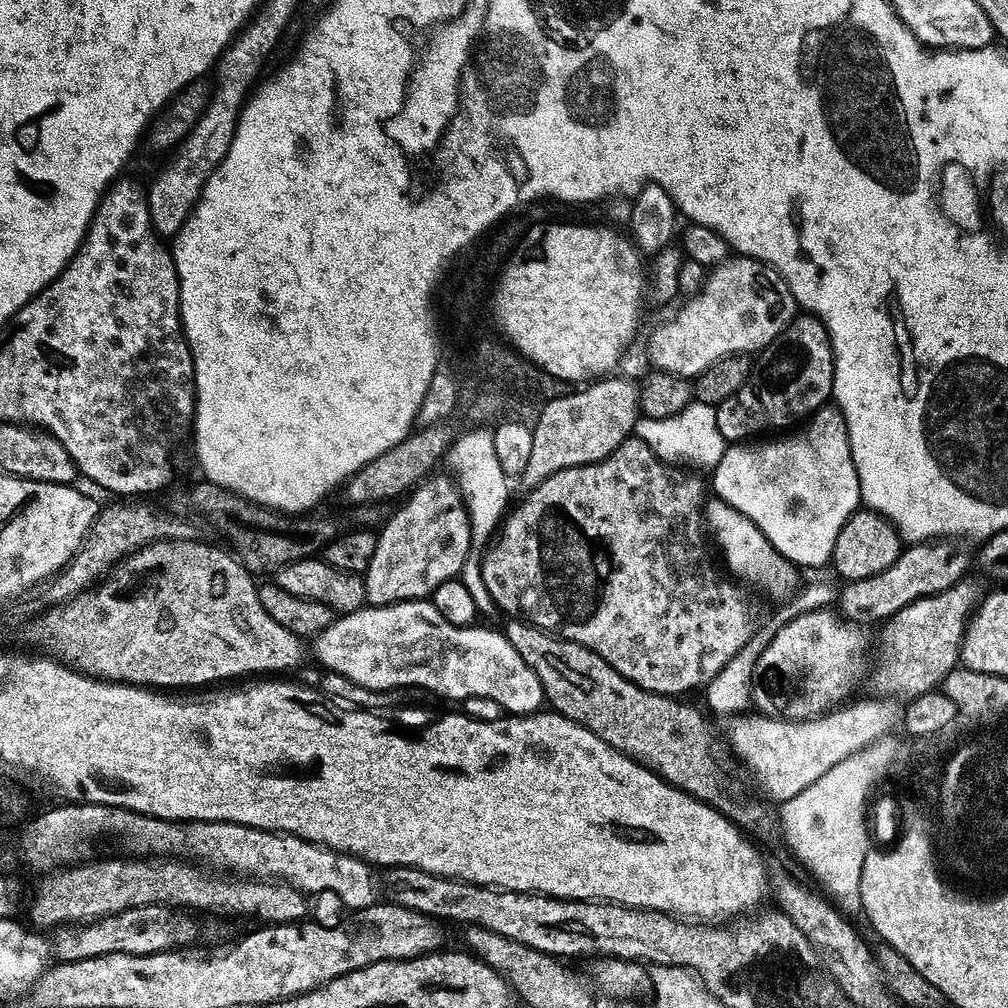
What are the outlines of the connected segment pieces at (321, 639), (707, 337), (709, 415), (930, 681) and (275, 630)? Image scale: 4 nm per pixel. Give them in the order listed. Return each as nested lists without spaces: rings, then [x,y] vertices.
[[[409,600],[406,603],[391,604],[390,607],[373,608],[371,606],[365,606],[361,610],[345,613],[341,615],[331,626],[326,629],[325,632],[315,637],[314,654],[318,663],[323,669],[326,669],[329,673],[340,674],[344,677],[348,677],[350,681],[372,691],[386,692],[390,690],[397,690],[402,687],[423,687],[428,691],[435,693],[435,695],[444,700],[458,700],[458,702],[465,702],[466,700],[474,697],[482,697],[484,699],[494,700],[499,704],[501,711],[508,713],[512,716],[522,717],[530,716],[534,712],[541,711],[545,707],[546,697],[544,694],[544,687],[540,681],[540,674],[537,669],[531,668],[524,662],[524,658],[520,656],[519,652],[512,646],[510,641],[505,636],[503,631],[490,630],[488,628],[480,628],[481,626],[473,627],[461,627],[456,626],[442,614],[440,610],[436,608],[430,600]]]
[[[741,256],[729,258],[723,264],[717,264],[707,276],[704,289],[673,320],[666,321],[649,338],[648,356],[652,359],[653,369],[669,372],[671,376],[695,378],[728,356],[762,352],[781,336],[798,315],[798,305],[788,283],[775,268],[758,260]]]
[[[693,402],[682,414],[665,420],[641,419],[636,425],[635,439],[646,442],[658,459],[673,466],[691,466],[714,470],[722,462],[726,451],[726,442],[722,430],[718,430],[716,408],[710,404]]]
[[[961,582],[956,584],[952,588],[946,590],[944,593],[939,593],[936,596],[926,597],[924,600],[916,601],[912,605],[906,606],[898,615],[893,617],[888,623],[888,629],[884,632],[884,652],[889,656],[892,661],[889,662],[888,668],[884,668],[880,672],[880,677],[877,678],[876,684],[881,688],[881,693],[884,694],[898,694],[894,692],[905,692],[908,695],[908,698],[915,698],[918,696],[925,696],[927,692],[935,692],[937,689],[943,685],[944,680],[947,678],[951,672],[955,671],[958,668],[958,665],[962,660],[962,649],[964,647],[964,637],[968,635],[968,621],[972,619],[981,599],[982,591],[976,584],[968,584],[969,582]]]
[[[199,539],[190,540],[162,540],[160,543],[150,543],[130,556],[126,556],[108,573],[106,579],[95,590],[87,590],[80,596],[72,598],[67,603],[59,606],[52,606],[45,614],[35,617],[27,625],[28,636],[37,640],[44,648],[52,648],[51,655],[55,659],[76,668],[85,676],[91,676],[105,682],[118,684],[131,684],[149,690],[180,690],[176,688],[198,688],[208,686],[224,680],[232,680],[248,674],[258,672],[284,672],[286,670],[297,671],[301,669],[304,662],[303,639],[296,636],[292,631],[279,626],[278,622],[266,613],[262,606],[260,588],[255,577],[243,567],[242,563],[231,551],[224,551],[210,544],[199,544]]]

